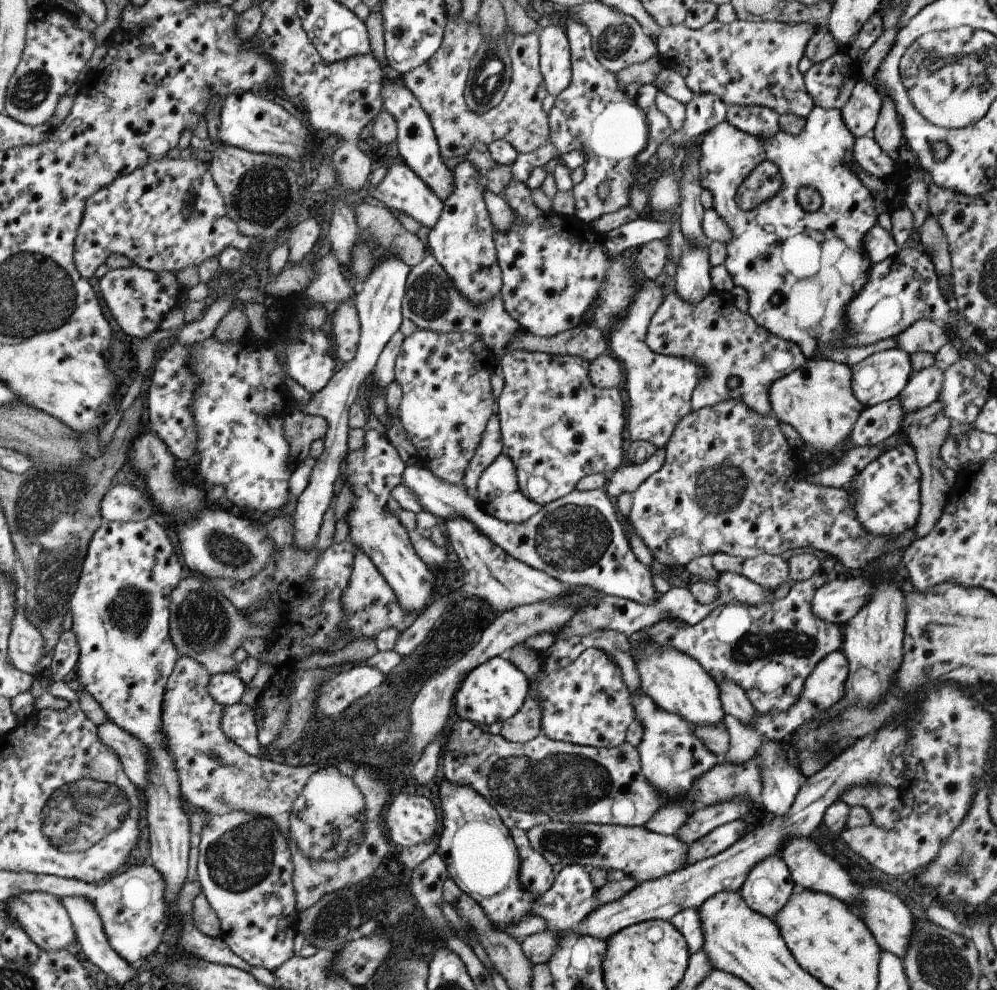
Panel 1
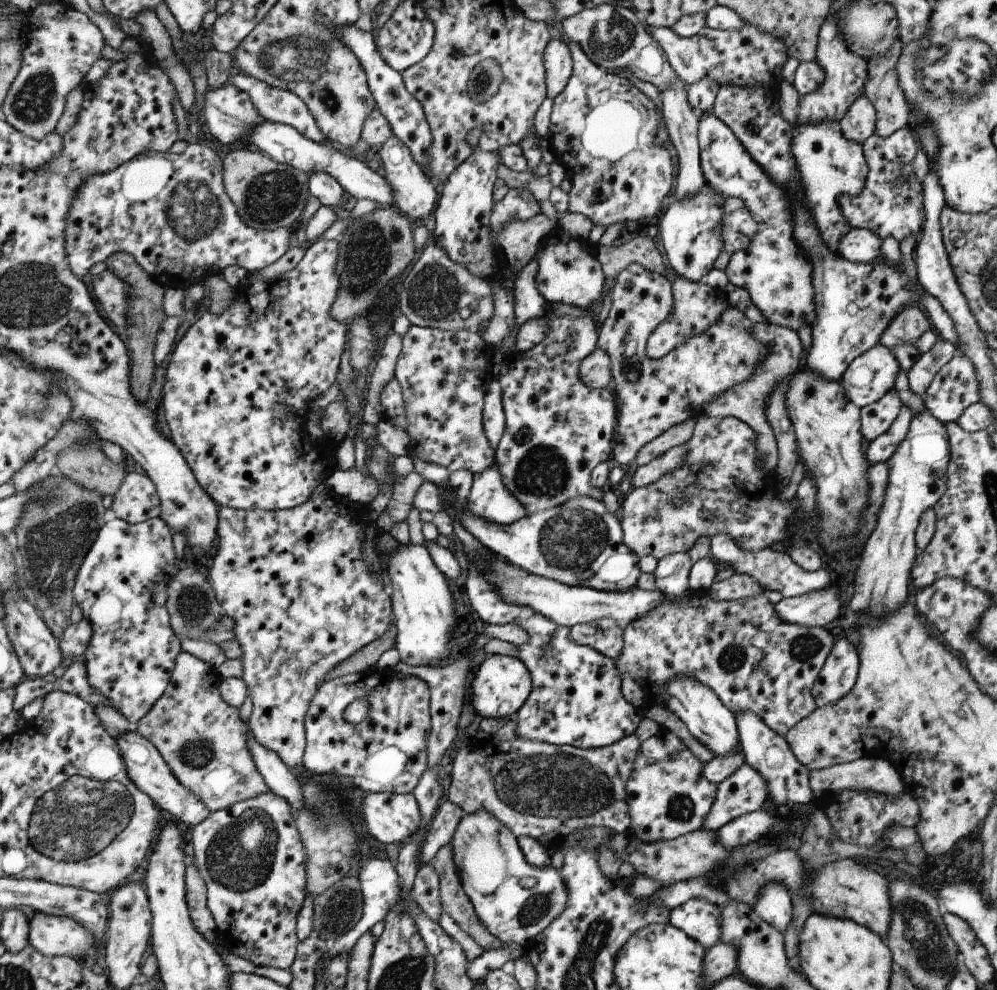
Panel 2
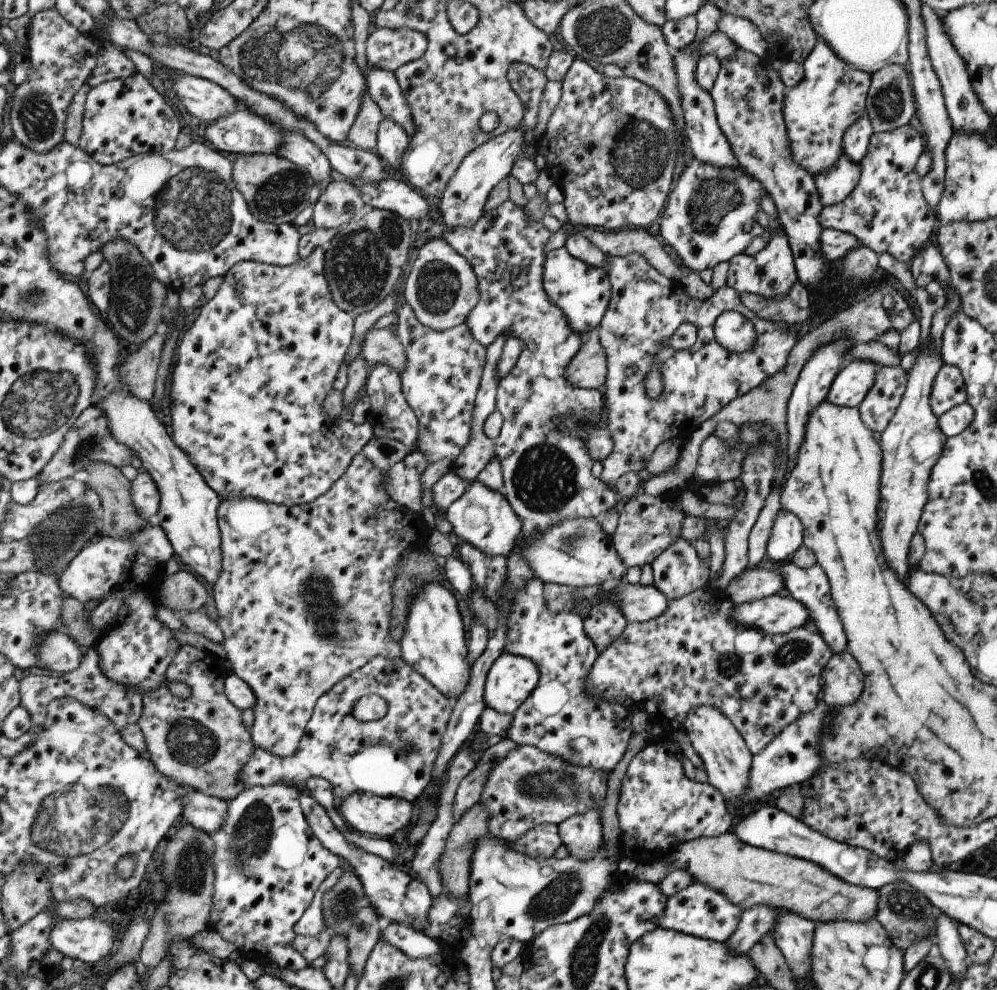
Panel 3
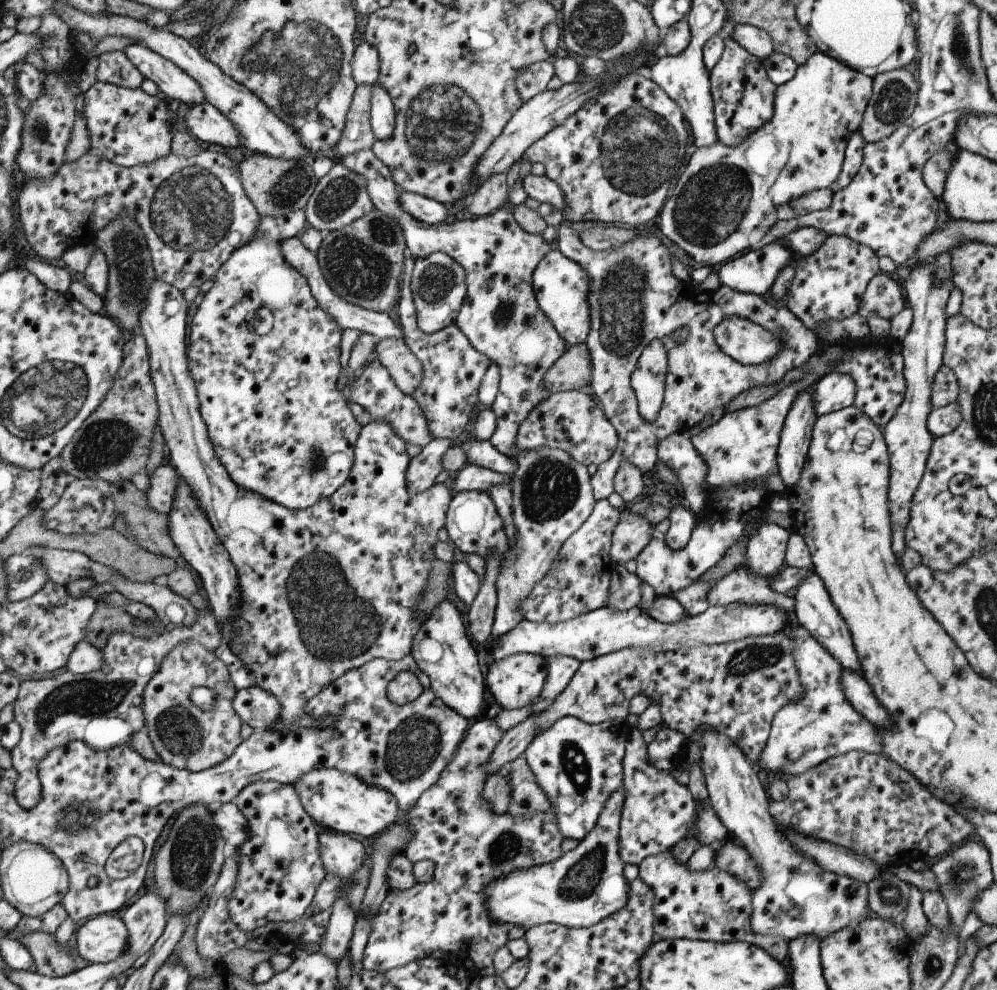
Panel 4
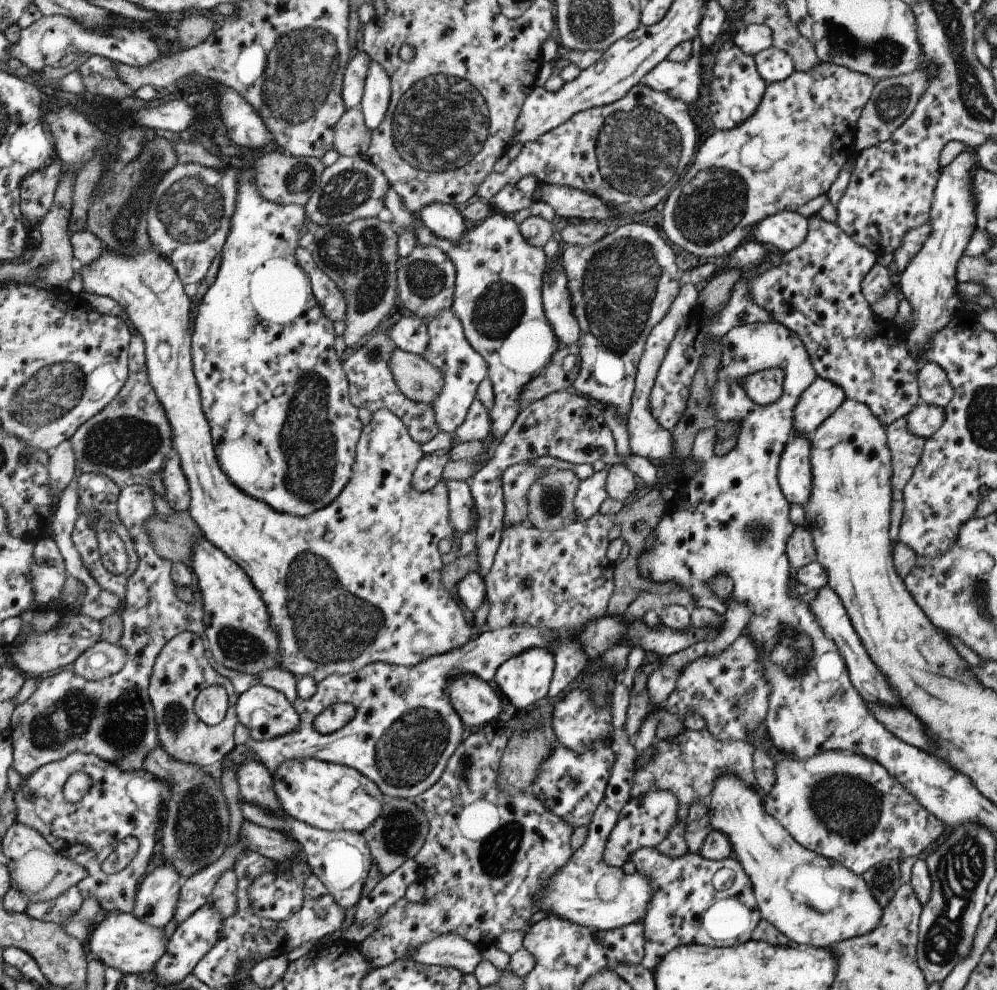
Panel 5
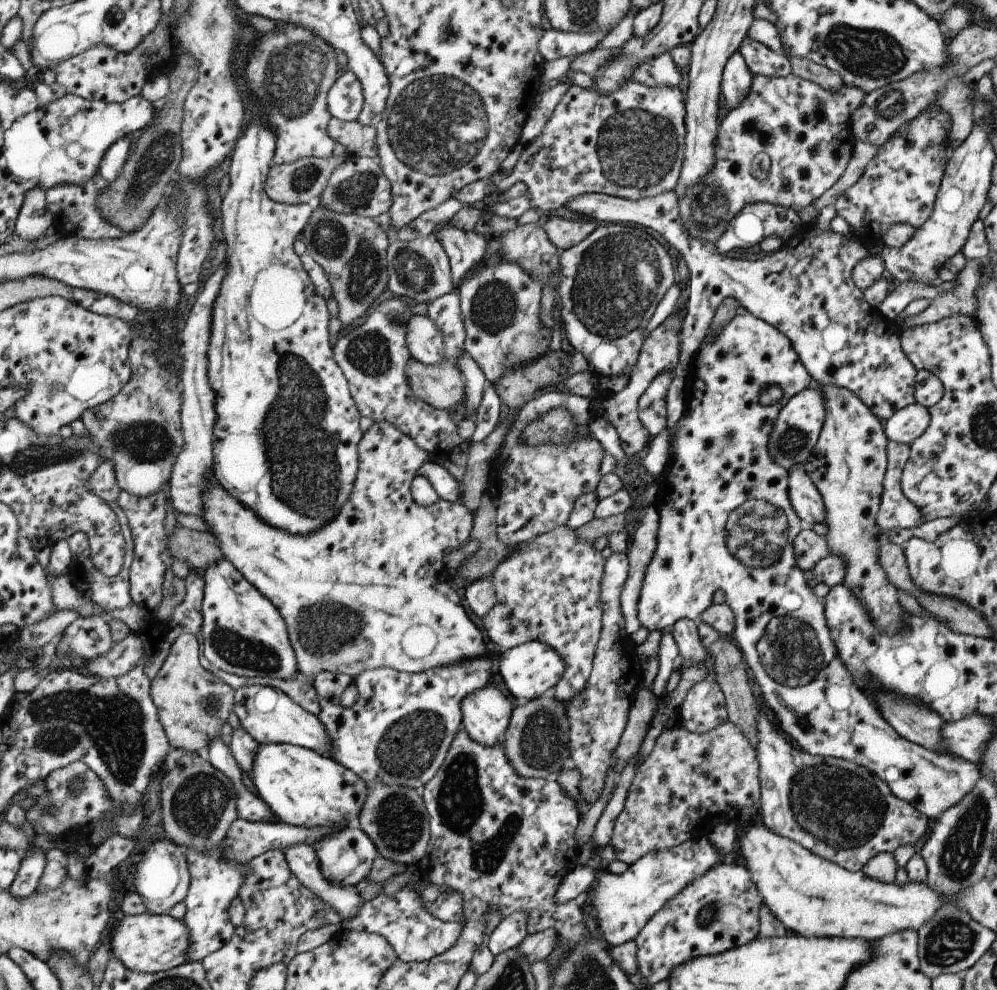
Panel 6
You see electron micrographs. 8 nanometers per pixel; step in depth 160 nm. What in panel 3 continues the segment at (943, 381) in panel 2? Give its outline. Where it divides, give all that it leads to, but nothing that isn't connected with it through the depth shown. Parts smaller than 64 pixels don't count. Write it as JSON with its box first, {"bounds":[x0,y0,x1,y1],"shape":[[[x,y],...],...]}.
{"bounds":[929,363,966,417],"shape":[[[943,363],[931,383],[929,406],[933,414],[936,417],[941,416],[949,408],[953,408],[965,400],[966,392],[961,373],[955,366]]]}

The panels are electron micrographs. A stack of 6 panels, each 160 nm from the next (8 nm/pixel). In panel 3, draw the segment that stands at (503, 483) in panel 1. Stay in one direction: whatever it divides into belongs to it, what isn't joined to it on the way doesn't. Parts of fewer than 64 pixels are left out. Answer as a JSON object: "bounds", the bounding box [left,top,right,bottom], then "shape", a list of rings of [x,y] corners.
{"bounds":[443,479,521,557],"shape":[[[477,479],[472,480],[466,491],[443,512],[458,540],[466,540],[488,555],[507,557],[520,534],[521,519],[512,511],[501,491],[491,490]]]}

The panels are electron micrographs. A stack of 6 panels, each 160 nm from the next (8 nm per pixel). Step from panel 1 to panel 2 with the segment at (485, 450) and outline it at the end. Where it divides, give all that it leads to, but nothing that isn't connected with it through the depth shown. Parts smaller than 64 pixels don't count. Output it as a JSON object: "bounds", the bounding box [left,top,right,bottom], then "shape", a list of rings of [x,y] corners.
{"bounds":[482,378,505,450],"shape":[[[493,378],[488,383],[482,404],[482,429],[493,450],[505,430],[501,391],[498,378]]]}

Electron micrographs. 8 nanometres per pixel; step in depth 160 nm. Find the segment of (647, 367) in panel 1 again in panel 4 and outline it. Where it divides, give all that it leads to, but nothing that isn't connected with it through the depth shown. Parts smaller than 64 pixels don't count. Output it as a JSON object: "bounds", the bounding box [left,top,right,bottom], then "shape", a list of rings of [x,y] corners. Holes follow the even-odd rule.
{"bounds":[554,222,820,501],"shape":[[[561,222],[556,228],[554,246],[563,257],[573,260],[581,270],[585,270],[585,274],[589,278],[589,282],[587,282],[589,284],[589,294],[587,294],[589,333],[584,341],[584,346],[589,352],[589,382],[587,382],[587,386],[591,387],[598,407],[613,426],[618,439],[611,457],[600,463],[595,474],[589,478],[589,486],[591,486],[595,501],[607,499],[613,493],[613,476],[621,462],[631,462],[642,475],[653,474],[656,462],[655,448],[657,448],[659,440],[663,440],[665,436],[675,432],[689,432],[693,424],[700,422],[707,412],[711,412],[715,408],[725,408],[741,392],[747,392],[747,390],[759,388],[759,386],[771,386],[771,384],[779,382],[783,376],[787,376],[787,372],[791,368],[797,368],[797,366],[803,365],[804,361],[807,362],[809,356],[816,353],[820,347],[817,335],[811,330],[807,330],[789,312],[781,300],[770,300],[767,296],[753,294],[753,292],[737,292],[737,290],[730,290],[724,285],[720,285],[712,296],[694,295],[689,283],[681,282],[671,274],[673,258],[663,242],[653,235],[641,235],[637,231],[637,236],[631,242],[625,242],[617,248],[595,251],[585,248],[579,242],[579,235],[573,225]],[[729,316],[747,318],[750,322],[769,330],[775,338],[780,338],[781,350],[773,356],[773,360],[745,366],[731,360],[720,349],[717,349],[712,328],[716,322],[723,318],[729,318]],[[677,328],[687,330],[686,338],[679,344],[672,339],[672,333]],[[653,340],[661,340],[666,349],[663,399],[655,420],[643,422],[637,412],[636,400],[629,384],[629,378],[643,348]]]}

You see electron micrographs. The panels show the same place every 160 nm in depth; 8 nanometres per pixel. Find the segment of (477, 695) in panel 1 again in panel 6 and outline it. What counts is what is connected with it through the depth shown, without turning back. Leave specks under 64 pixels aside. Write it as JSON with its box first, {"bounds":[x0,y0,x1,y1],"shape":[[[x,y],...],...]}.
{"bounds":[496,641,564,702],"shape":[[[525,641],[500,653],[496,672],[501,676],[507,692],[519,702],[524,702],[537,698],[547,689],[551,689],[563,669],[564,662],[550,646],[539,641]]]}

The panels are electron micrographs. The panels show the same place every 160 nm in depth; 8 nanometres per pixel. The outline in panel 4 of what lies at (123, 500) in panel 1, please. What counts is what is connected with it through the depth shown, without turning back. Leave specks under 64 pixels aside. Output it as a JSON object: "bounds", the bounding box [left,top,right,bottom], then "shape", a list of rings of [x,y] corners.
{"bounds":[144,464,179,514],"shape":[[[161,464],[149,477],[149,489],[144,494],[147,505],[157,513],[166,514],[172,506],[179,476],[173,466]]]}

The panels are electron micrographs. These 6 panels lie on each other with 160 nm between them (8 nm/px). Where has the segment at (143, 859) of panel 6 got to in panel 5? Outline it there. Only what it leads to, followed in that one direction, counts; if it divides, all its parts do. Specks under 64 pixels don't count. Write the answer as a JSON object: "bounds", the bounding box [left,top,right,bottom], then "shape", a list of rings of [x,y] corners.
{"bounds":[130,865,181,929],"shape":[[[169,865],[155,868],[142,878],[130,913],[146,925],[163,929],[175,912],[181,881]]]}

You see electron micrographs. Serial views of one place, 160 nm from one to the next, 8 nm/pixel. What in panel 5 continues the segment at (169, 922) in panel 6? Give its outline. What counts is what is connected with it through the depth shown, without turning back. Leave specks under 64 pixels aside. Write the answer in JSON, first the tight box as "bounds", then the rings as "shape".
{"bounds":[84,912,165,974],"shape":[[[129,912],[109,913],[109,916],[105,916],[90,930],[84,947],[88,956],[97,959],[105,968],[116,968],[127,974],[141,974],[152,970],[164,952],[165,945],[163,929],[146,925]]]}

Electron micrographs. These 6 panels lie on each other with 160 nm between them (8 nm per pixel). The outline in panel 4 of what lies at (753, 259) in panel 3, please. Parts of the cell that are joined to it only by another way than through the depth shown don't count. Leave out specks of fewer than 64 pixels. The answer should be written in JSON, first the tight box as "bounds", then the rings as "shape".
{"bounds":[715,241,791,296],"shape":[[[775,241],[758,251],[740,253],[723,262],[715,274],[720,285],[730,290],[766,296],[775,276],[789,264],[791,257],[790,250],[781,241]]]}

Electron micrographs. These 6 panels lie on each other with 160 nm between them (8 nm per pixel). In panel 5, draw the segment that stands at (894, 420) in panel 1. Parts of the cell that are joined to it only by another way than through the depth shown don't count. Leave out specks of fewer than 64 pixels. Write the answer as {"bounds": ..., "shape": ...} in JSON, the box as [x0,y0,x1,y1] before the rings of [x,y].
{"bounds":[744,214,920,426],"shape":[[[819,214],[807,219],[805,238],[801,244],[783,254],[781,264],[777,268],[771,267],[764,272],[744,275],[744,280],[752,301],[769,312],[775,322],[799,337],[816,376],[833,382],[841,388],[847,399],[867,406],[873,416],[886,426],[896,418],[905,417],[911,409],[920,404],[916,383],[919,365],[907,350],[906,330],[876,316],[861,294],[861,281],[876,263],[876,259],[877,256],[867,248],[853,242],[835,223],[825,220]]]}

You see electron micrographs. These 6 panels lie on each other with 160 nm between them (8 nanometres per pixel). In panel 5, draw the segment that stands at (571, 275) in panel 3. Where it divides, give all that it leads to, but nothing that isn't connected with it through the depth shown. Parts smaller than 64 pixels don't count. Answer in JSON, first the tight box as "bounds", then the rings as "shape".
{"bounds":[540,259,579,345],"shape":[[[558,259],[545,266],[540,291],[543,315],[556,340],[565,345],[575,344],[579,334],[578,322],[570,309],[566,276]]]}

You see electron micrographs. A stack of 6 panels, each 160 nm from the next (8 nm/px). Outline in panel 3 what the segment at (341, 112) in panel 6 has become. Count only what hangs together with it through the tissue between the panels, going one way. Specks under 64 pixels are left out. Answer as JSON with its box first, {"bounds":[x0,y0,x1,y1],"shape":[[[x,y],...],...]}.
{"bounds":[365,28,425,72],"shape":[[[376,28],[365,40],[365,59],[369,66],[392,72],[421,58],[425,48],[425,36],[415,30]]]}

